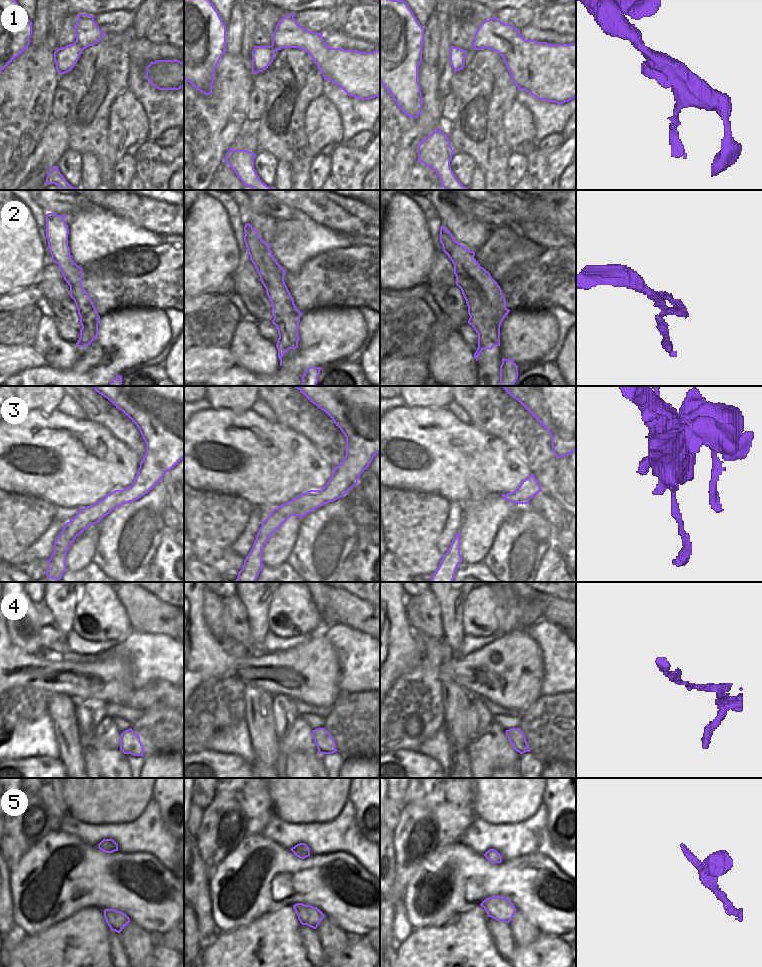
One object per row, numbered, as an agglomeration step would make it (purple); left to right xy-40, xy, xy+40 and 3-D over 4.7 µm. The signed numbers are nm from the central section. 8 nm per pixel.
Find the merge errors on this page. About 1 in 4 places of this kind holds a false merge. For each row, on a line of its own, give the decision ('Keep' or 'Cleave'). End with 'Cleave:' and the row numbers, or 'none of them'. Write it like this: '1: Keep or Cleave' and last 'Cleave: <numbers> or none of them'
1: Keep
2: Cleave
3: Cleave
4: Cleave
5: Keep
Cleave: 2, 3, 4.

